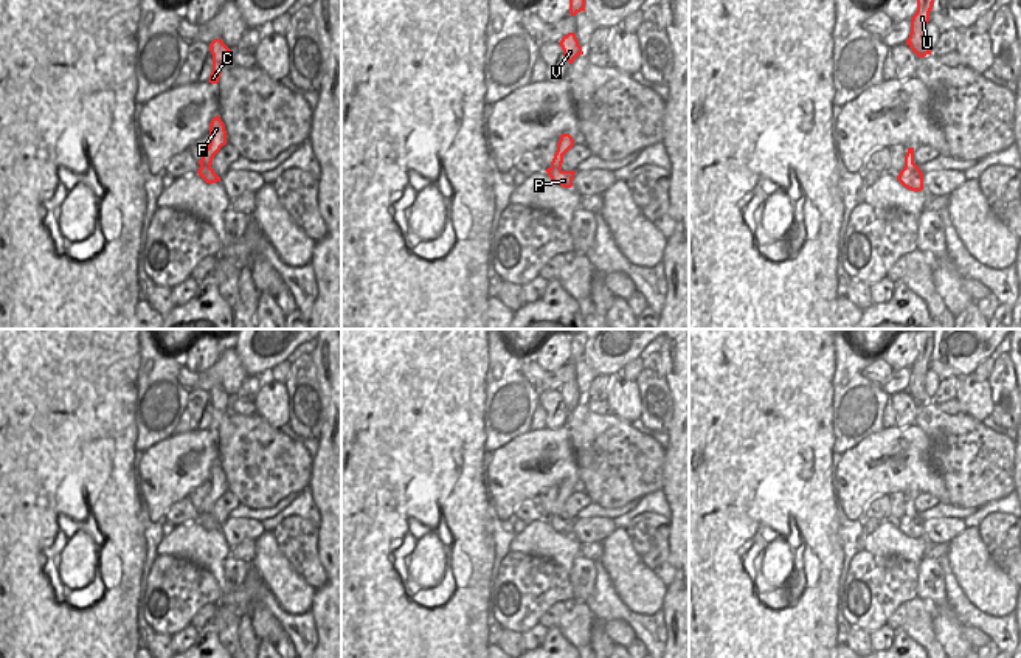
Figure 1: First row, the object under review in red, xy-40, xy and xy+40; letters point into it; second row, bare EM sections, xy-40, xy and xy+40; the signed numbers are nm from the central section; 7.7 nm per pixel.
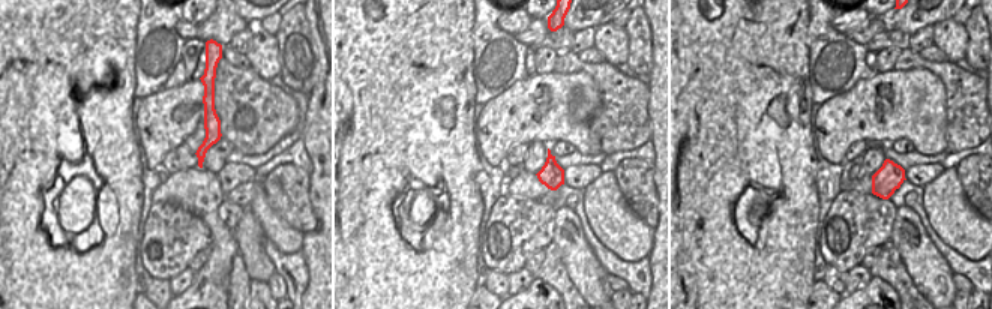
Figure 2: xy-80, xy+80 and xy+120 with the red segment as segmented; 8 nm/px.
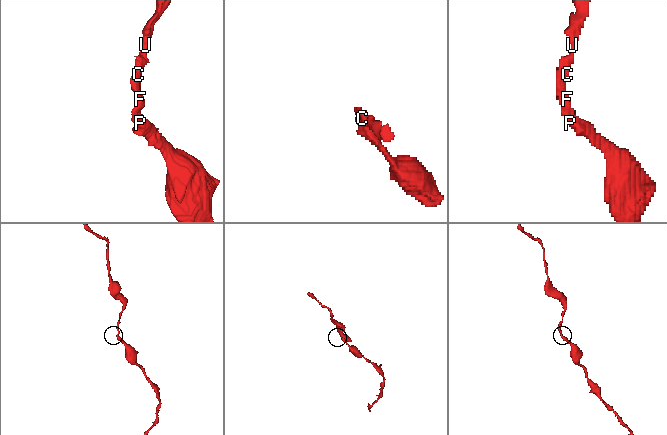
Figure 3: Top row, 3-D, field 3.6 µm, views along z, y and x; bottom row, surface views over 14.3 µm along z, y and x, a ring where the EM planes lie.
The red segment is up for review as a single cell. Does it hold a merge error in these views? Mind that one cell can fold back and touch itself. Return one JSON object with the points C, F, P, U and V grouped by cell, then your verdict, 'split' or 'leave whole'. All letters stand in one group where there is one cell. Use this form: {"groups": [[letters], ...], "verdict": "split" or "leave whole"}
{"groups": [["C", "F", "P", "U", "V"]], "verdict": "leave whole"}

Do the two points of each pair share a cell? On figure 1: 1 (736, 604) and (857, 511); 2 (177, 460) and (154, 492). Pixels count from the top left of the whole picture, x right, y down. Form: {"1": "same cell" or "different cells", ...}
{"1": "different cells", "2": "same cell"}

